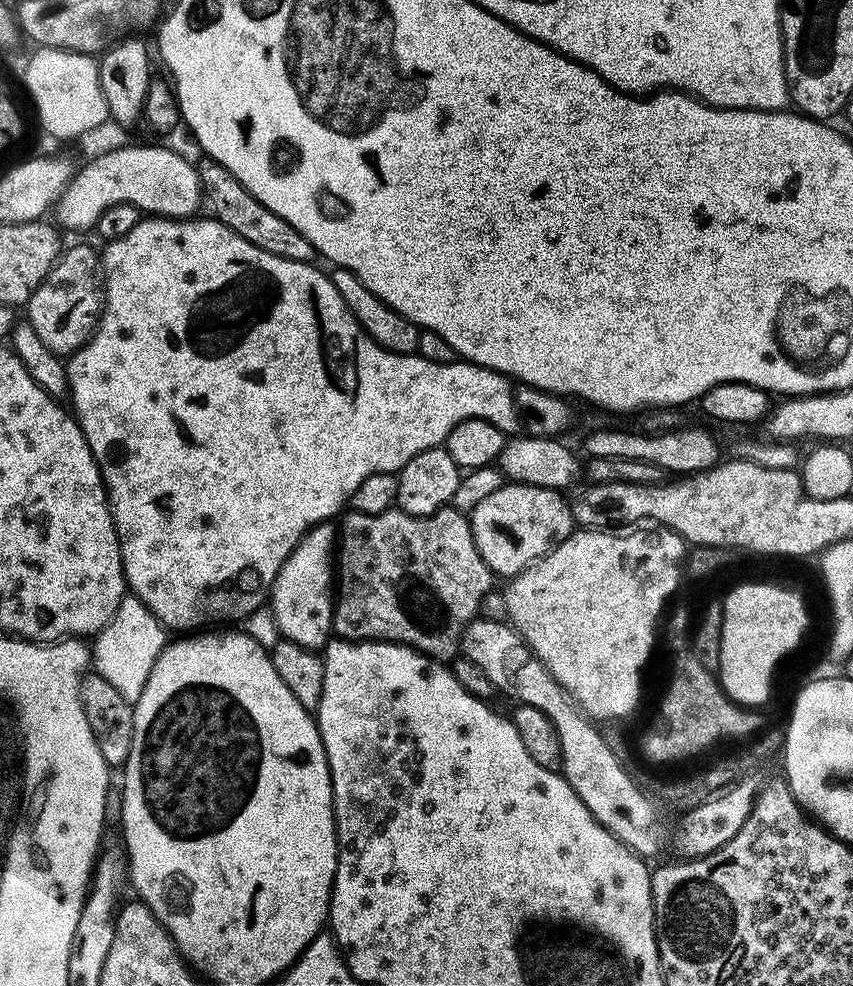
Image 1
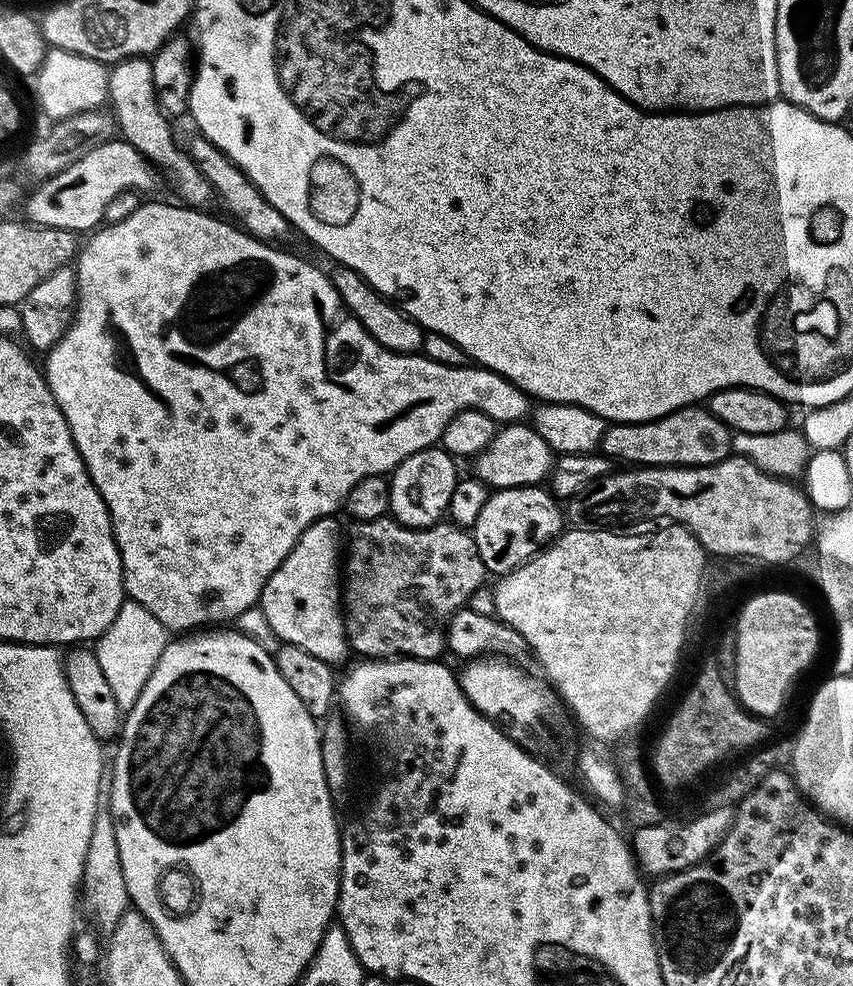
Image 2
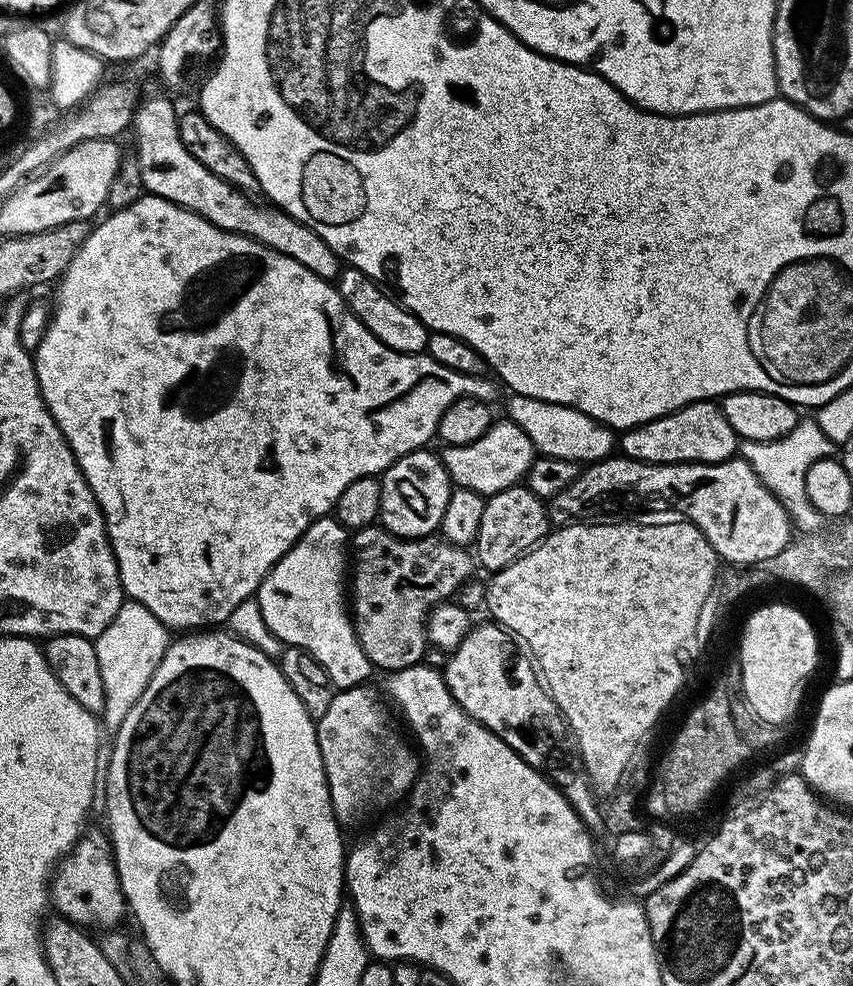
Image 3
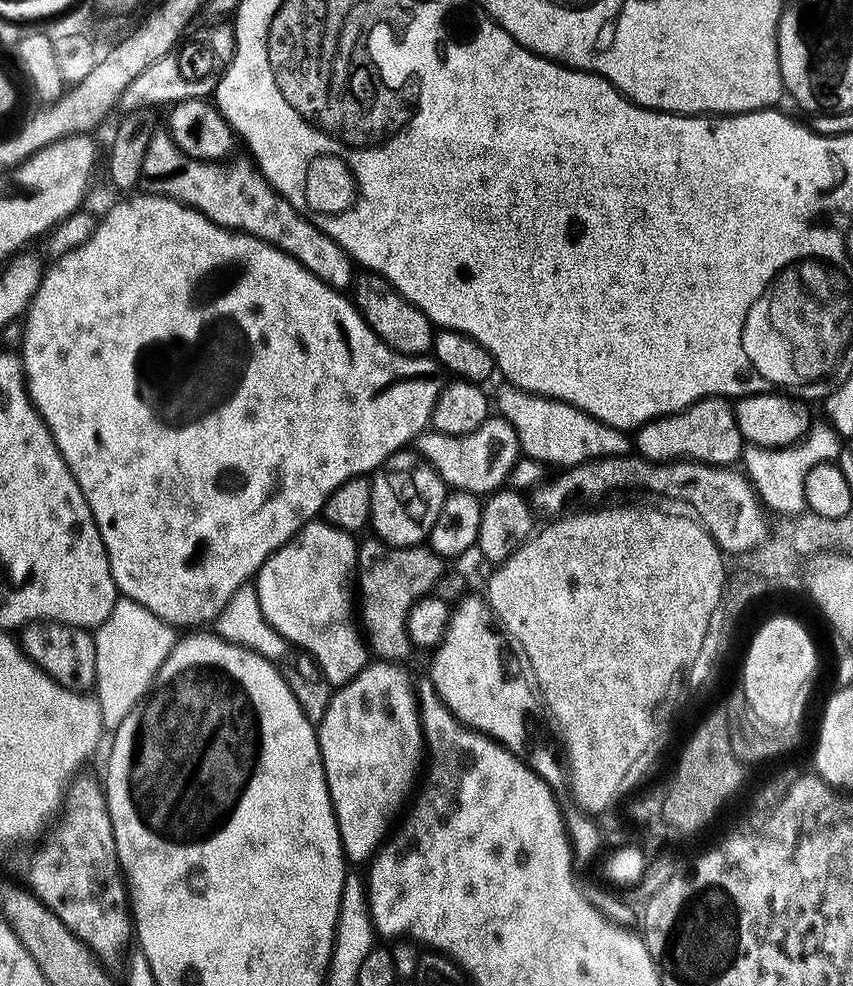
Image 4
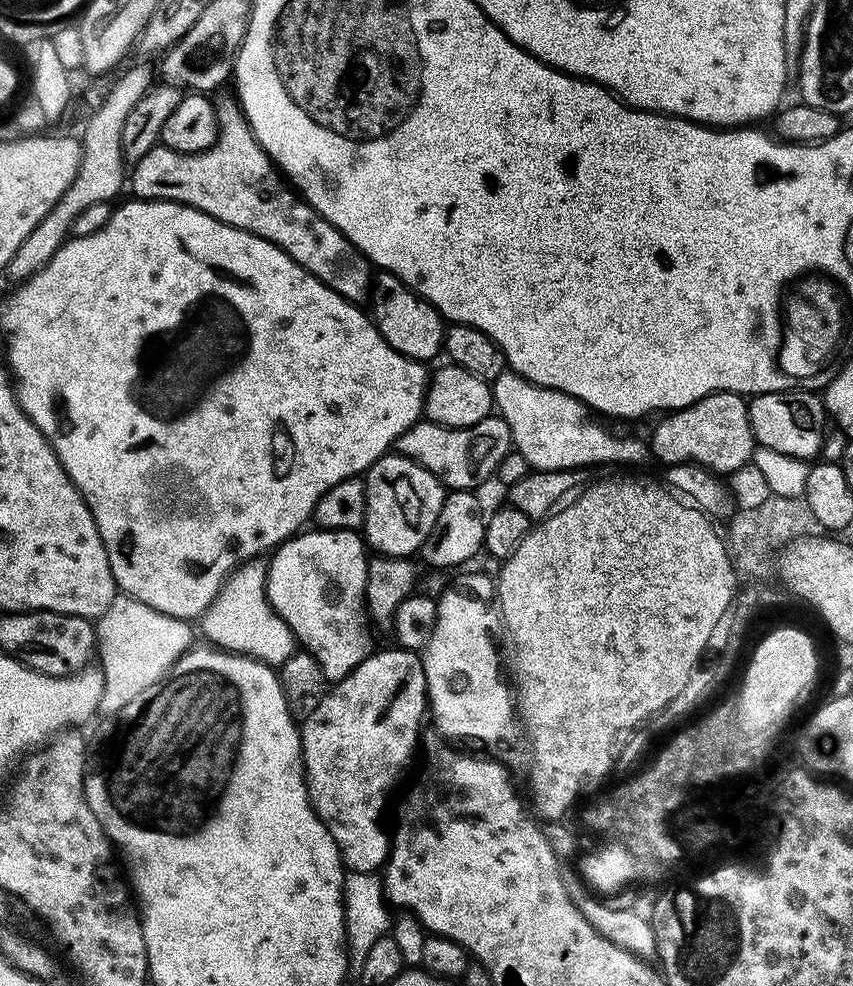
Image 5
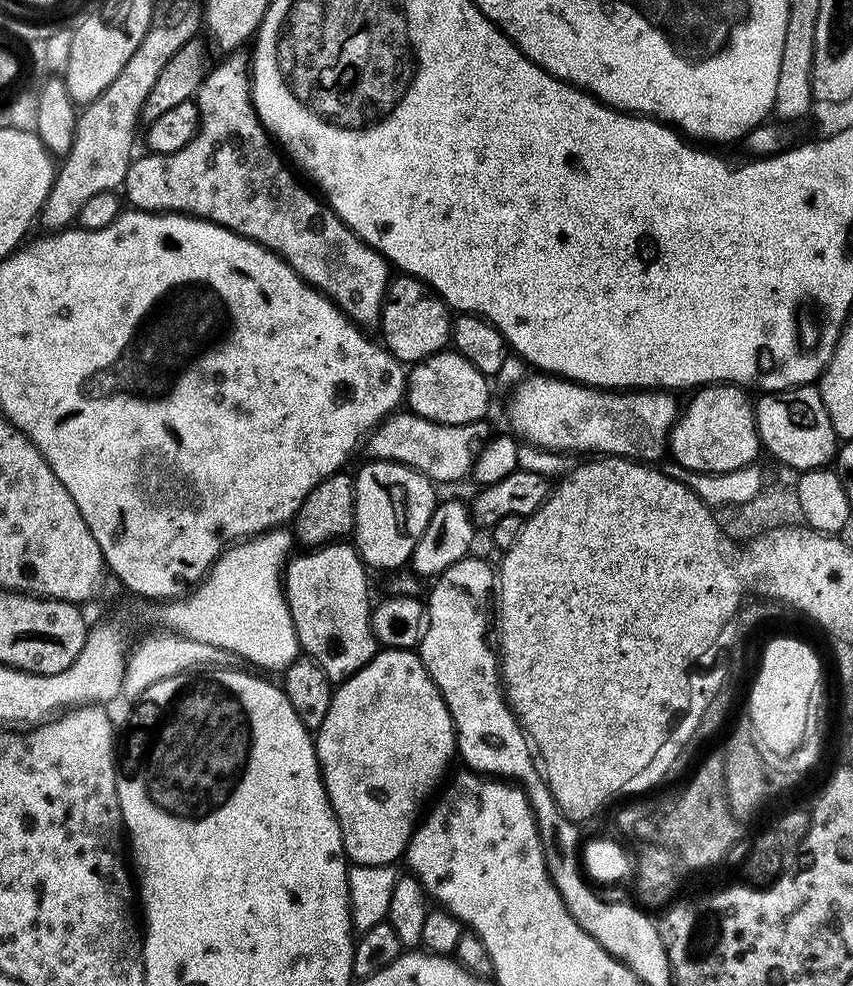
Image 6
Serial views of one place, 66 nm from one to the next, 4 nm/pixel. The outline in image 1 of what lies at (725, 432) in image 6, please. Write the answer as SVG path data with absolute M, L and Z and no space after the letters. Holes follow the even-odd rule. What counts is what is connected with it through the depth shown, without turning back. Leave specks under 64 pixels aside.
M677 426L671 432L645 434L643 431L622 432L616 428L600 428L584 440L587 455L594 459L624 458L652 463L664 469L668 474L695 474L715 467L721 459L720 444L708 432L700 428L683 428ZM720 456L720 457L719 457ZM676 472L676 473L672 473Z

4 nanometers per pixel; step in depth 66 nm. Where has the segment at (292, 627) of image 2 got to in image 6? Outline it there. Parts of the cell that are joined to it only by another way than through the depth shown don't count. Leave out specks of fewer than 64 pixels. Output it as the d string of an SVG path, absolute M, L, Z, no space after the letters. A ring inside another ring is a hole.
M333 542L301 553L301 556L293 555L289 559L282 577L290 618L296 627L301 649L322 666L329 680L343 682L369 664L378 651L376 635L372 633L372 608L368 604L369 573L355 547L348 542Z

